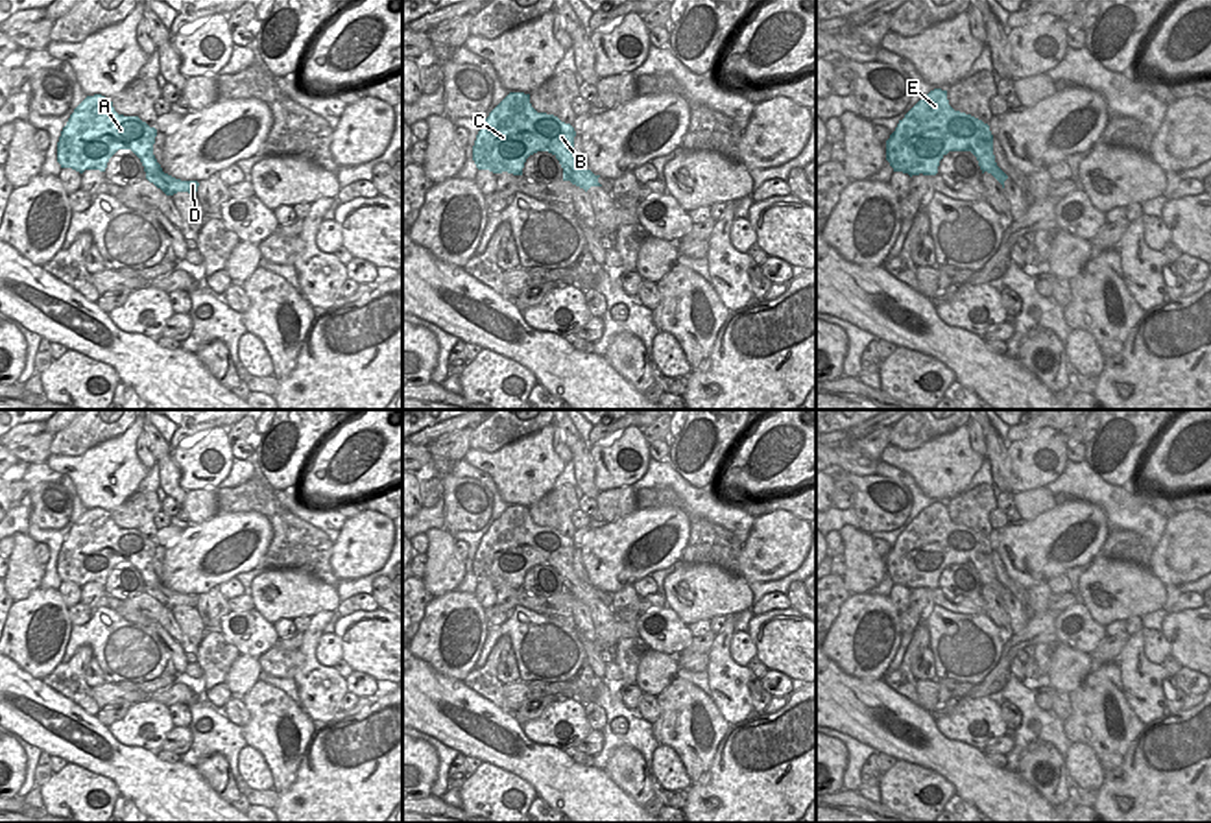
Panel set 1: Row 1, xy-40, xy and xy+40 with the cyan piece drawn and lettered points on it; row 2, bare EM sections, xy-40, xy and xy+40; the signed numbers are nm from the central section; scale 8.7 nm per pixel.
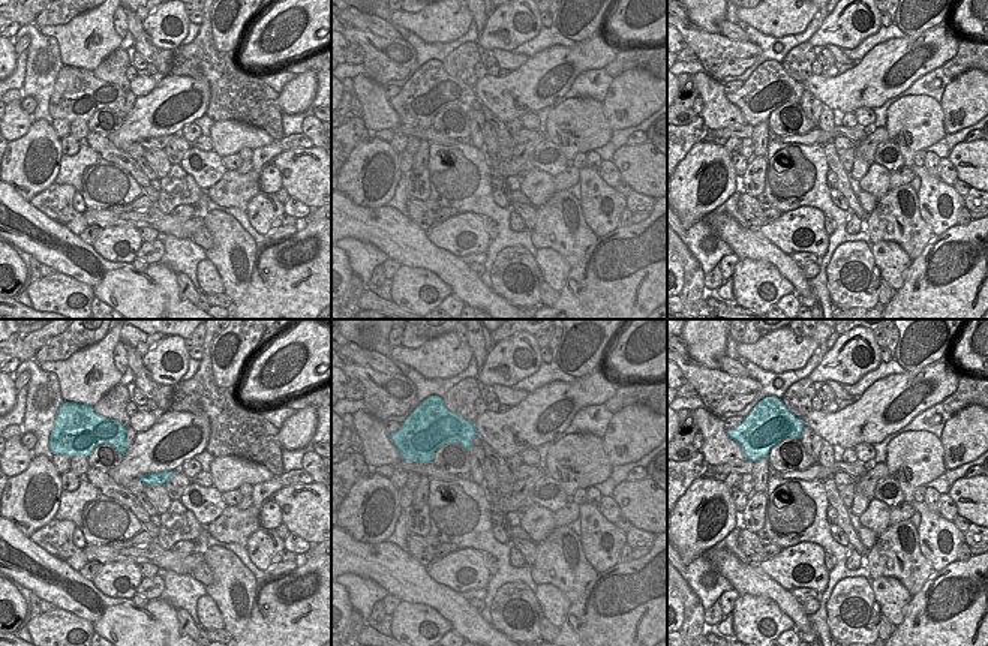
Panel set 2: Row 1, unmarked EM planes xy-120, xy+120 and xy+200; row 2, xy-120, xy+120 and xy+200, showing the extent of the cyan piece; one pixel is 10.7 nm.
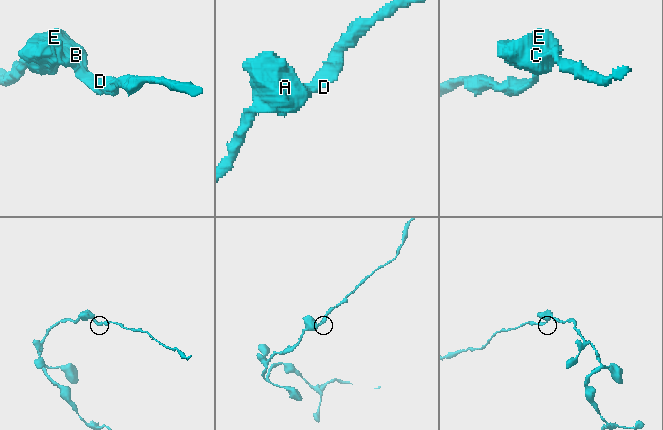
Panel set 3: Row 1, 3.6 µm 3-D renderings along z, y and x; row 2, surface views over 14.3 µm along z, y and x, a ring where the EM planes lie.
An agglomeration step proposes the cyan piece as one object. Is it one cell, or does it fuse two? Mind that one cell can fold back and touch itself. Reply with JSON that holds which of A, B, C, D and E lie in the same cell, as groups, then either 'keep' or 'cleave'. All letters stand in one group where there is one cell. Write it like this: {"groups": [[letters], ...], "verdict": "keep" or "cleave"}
{"groups": [["A", "B", "C", "D", "E"]], "verdict": "keep"}

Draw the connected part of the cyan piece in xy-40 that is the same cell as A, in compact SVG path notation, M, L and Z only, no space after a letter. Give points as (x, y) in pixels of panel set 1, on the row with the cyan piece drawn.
M87 96L70 114L57 142L61 168L105 172L118 149L131 149L142 162L146 179L166 196L177 192L196 194L198 181L181 181L162 172L153 155L157 129L138 116L118 114L111 98Z

